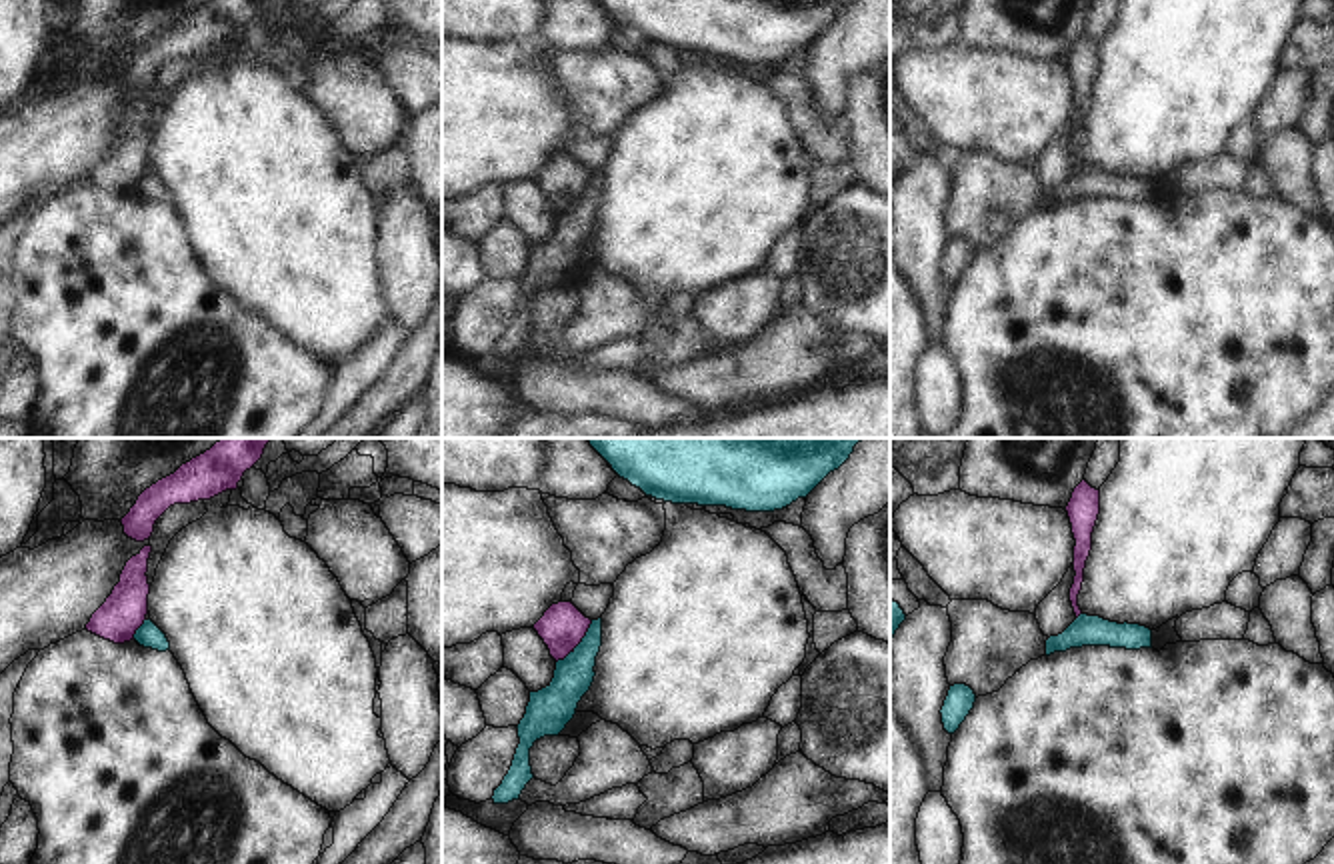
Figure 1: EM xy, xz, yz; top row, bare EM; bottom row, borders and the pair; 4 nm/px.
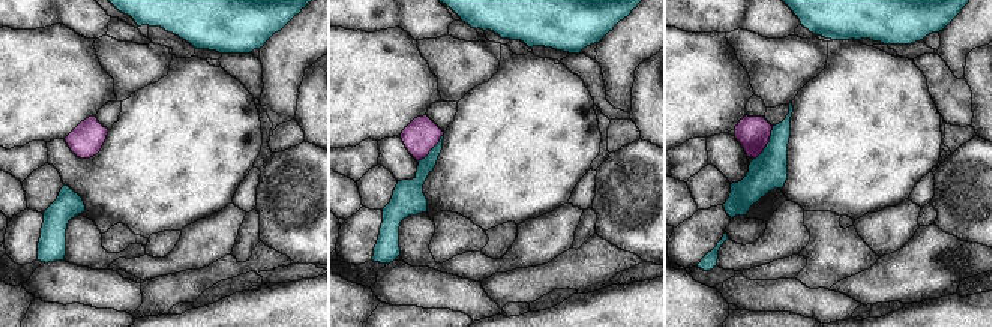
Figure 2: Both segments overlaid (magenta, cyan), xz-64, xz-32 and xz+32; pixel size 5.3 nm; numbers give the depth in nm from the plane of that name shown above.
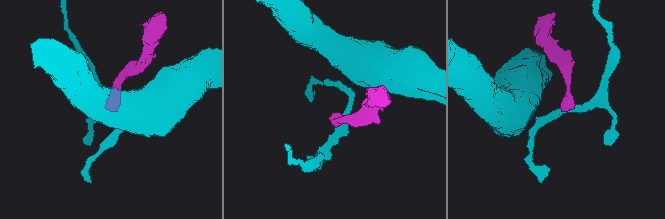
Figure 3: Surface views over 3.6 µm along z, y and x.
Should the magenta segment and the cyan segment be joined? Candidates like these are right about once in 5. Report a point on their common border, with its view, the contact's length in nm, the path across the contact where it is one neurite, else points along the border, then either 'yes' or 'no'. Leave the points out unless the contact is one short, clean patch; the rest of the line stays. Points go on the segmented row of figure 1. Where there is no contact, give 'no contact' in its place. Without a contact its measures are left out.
xz (578, 642) | 220 nm | along xz (592, 620), (586, 634), (556, 662) | no

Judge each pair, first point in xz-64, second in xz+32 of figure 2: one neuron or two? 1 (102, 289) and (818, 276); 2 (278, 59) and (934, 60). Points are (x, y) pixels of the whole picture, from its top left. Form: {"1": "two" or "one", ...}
{"1": "two", "2": "two"}

